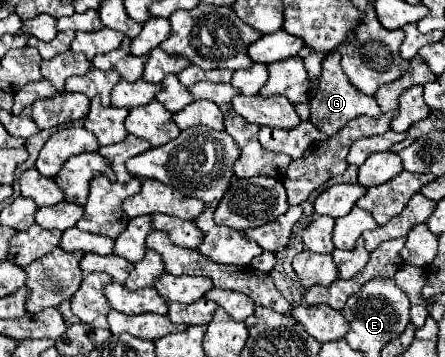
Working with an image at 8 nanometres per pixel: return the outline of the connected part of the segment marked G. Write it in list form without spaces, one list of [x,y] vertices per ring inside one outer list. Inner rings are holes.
[[[334,50],[326,56],[326,60],[322,62],[322,76],[320,76],[320,86],[318,92],[314,94],[314,98],[310,100],[310,122],[322,130],[326,136],[334,136],[342,126],[346,126],[352,118],[356,116],[378,116],[382,114],[374,96],[366,96],[360,90],[356,90],[350,80],[346,78],[346,72],[340,66],[340,52]]]

